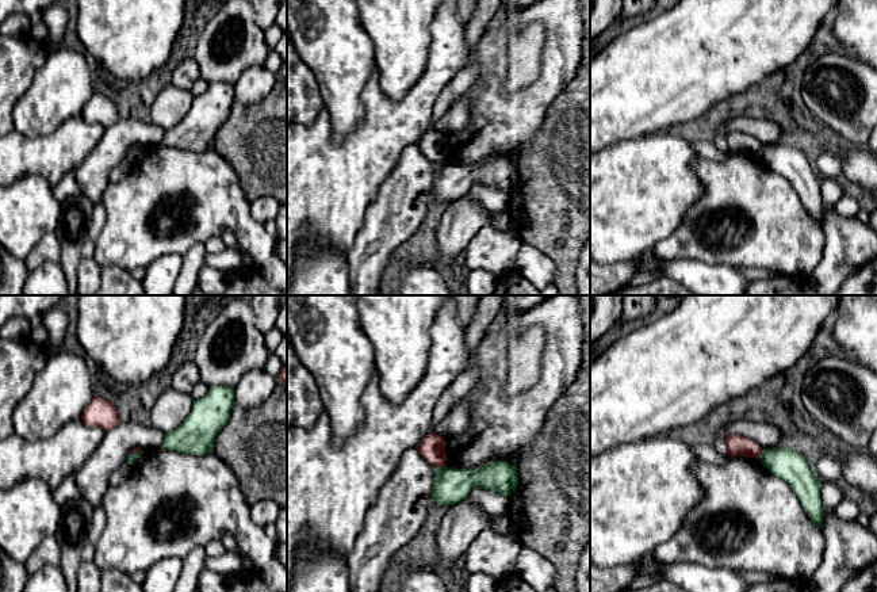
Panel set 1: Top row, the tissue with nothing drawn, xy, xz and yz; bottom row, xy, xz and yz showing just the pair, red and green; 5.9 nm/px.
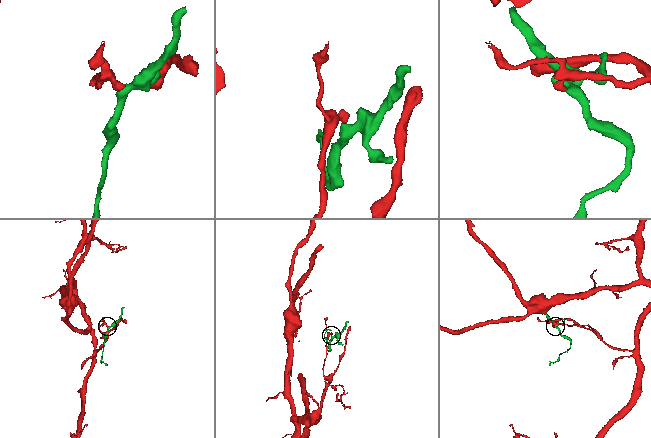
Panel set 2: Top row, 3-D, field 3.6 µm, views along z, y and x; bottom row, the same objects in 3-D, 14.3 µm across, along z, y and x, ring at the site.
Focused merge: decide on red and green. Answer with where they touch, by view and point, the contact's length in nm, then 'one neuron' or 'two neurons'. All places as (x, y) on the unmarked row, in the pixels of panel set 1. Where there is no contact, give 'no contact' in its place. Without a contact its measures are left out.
contact xz (439, 163); length 70 nm; two neurons

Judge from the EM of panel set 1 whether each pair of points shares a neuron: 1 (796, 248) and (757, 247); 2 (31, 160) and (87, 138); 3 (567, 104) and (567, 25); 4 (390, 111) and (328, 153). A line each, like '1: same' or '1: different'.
1: same
2: same
3: different
4: same

